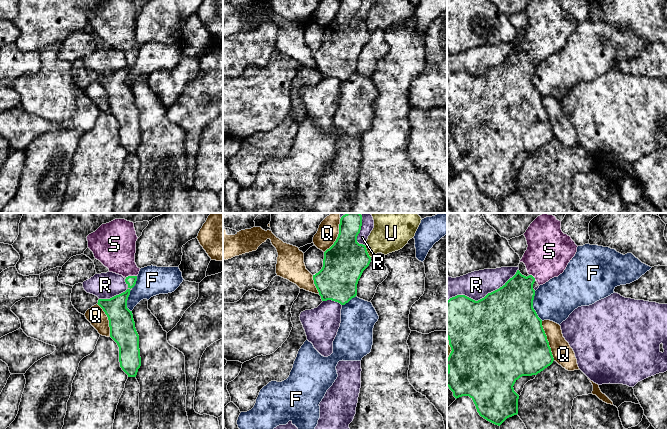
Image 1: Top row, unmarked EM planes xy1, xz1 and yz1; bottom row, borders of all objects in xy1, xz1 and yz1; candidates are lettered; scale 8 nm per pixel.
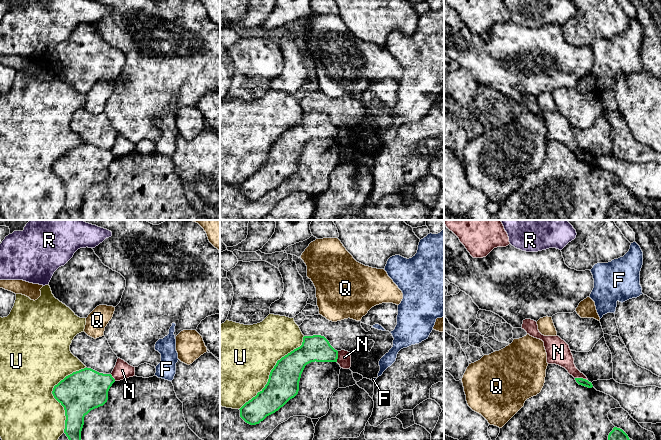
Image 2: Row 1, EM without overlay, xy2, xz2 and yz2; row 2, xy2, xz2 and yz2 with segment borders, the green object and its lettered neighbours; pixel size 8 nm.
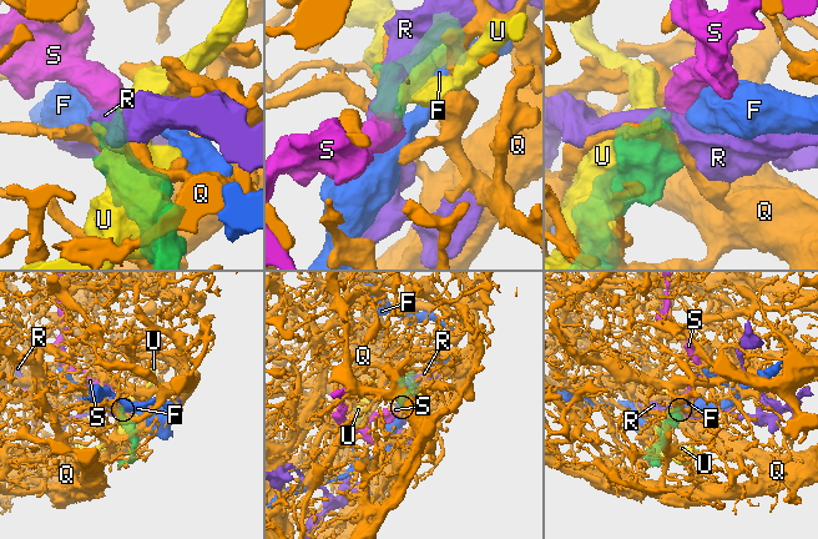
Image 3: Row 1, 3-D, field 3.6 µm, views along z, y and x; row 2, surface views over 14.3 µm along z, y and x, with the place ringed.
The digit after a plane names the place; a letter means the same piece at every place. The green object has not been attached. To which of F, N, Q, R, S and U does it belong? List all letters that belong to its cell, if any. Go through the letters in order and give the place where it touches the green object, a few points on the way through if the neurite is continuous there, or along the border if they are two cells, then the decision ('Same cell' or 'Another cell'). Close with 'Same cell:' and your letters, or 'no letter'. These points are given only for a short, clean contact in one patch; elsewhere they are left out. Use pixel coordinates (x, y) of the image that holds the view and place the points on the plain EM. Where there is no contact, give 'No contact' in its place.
F: Touches green at yz1 (532, 82). Boundary: yz1 (534, 67), (533, 85), (542, 96). Another cell
N: Touches green at yz2 (581, 154). Boundary: yz2 (575, 153), (587, 156). Another cell
Q: Touches green at yz1 (547, 117). Another cell
R: Touches green at yz1 (484, 73). Another cell
S: Touches green at xy1 (130, 52). Path across: xy1 (118, 80), (130, 64), (130, 52), (130, 47), (115, 25). Same cell
U: Touches green at xz2 (271, 146). Another cell
Same cell: S

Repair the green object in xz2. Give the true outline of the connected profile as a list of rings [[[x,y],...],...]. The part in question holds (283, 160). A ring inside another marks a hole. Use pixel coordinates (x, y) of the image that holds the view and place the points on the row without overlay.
[[[321,111],[304,112],[302,121],[277,137],[265,163],[239,186],[250,201],[259,200],[275,189],[299,167],[305,142],[311,138],[337,138],[338,127]]]

